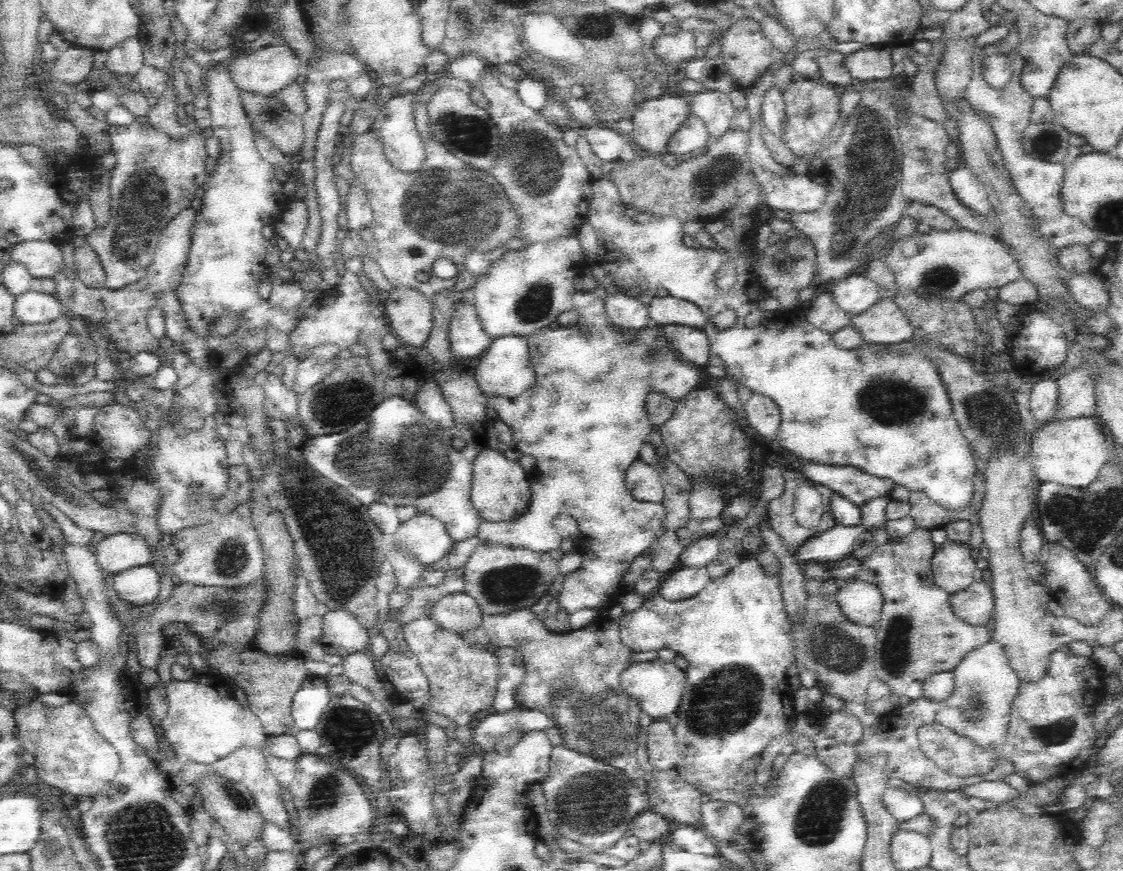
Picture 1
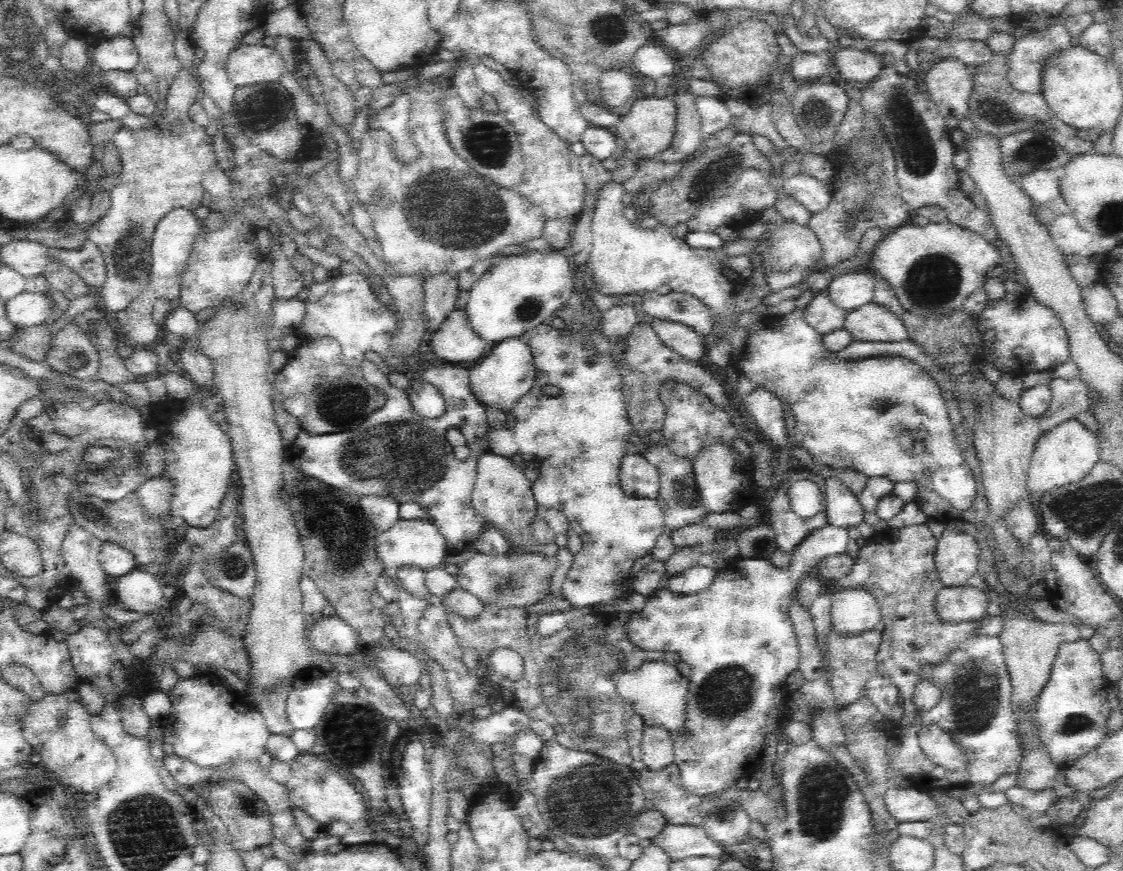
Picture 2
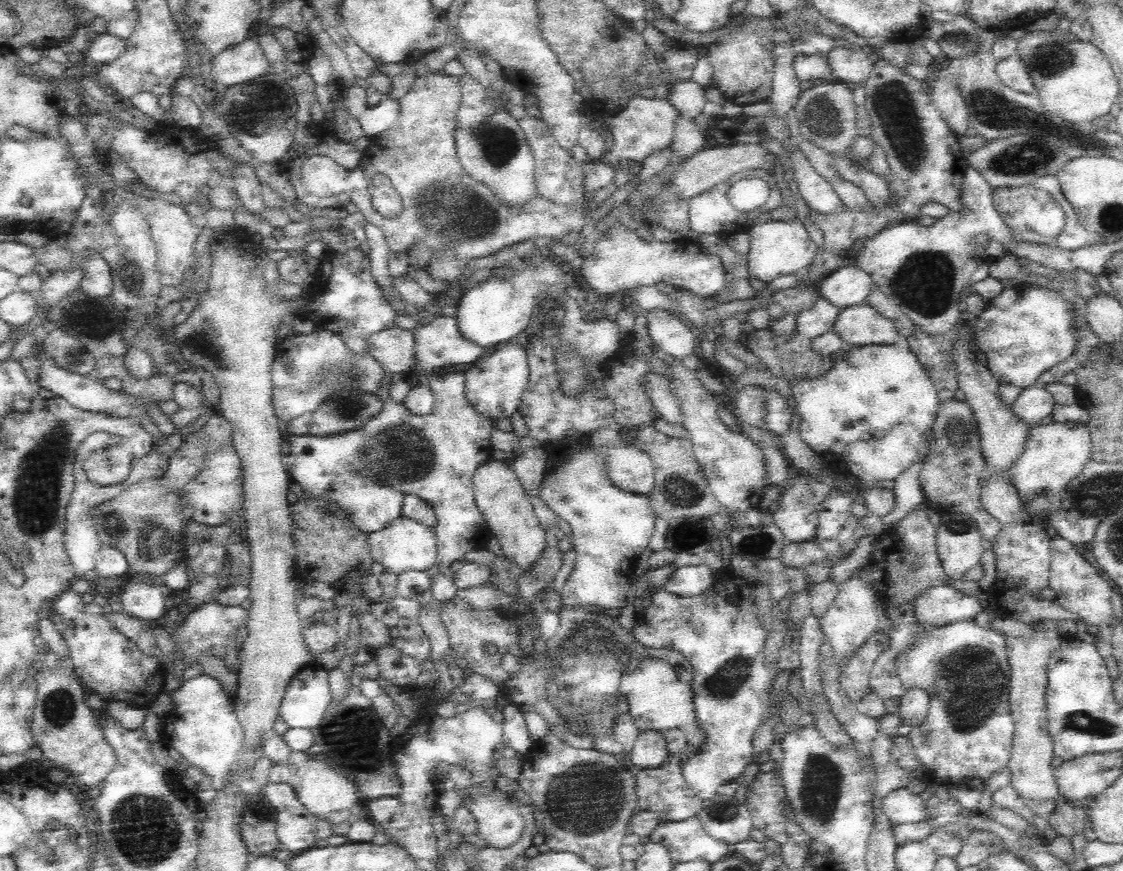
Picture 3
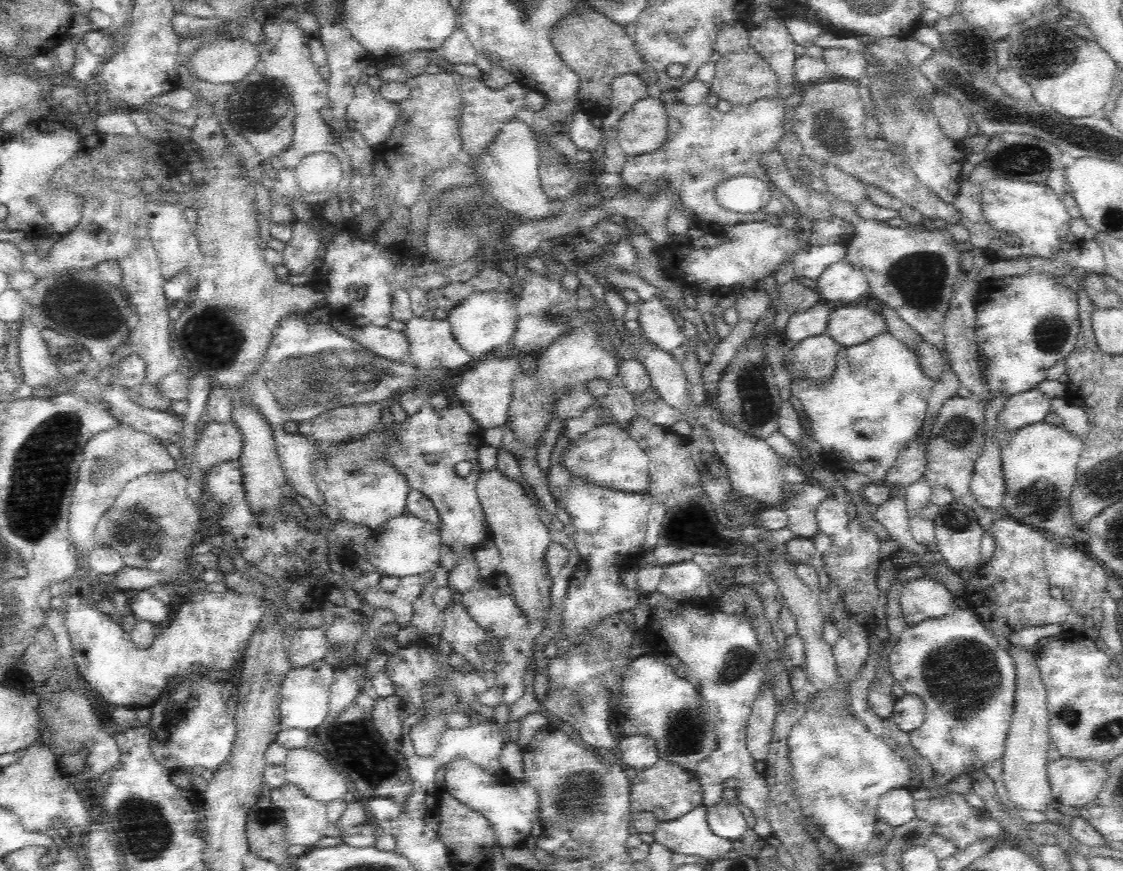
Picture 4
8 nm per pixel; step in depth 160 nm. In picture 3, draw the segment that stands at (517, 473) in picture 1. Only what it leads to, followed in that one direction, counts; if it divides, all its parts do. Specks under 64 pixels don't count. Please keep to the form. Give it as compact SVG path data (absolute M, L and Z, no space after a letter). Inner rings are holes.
M490 460L478 467L473 476L473 493L491 534L501 544L501 558L508 558L517 574L529 571L546 548L546 529L534 514L532 499L522 488L509 461Z

